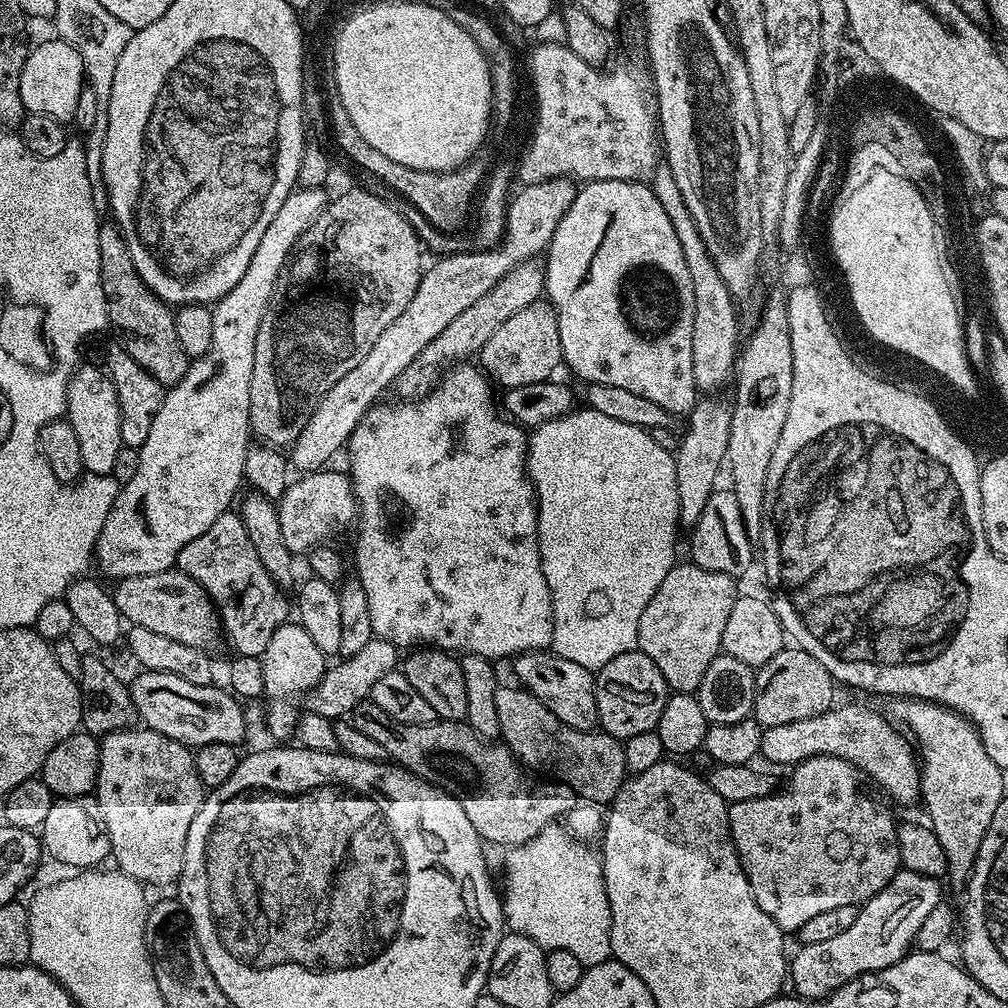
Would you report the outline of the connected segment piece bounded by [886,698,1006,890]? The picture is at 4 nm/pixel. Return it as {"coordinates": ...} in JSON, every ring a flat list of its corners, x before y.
{"coordinates":[[892,698,887,704,887,715,914,737,920,762,920,800,928,811,926,820,945,854,946,880,957,890,963,889,972,876,978,846,982,846,982,838,994,822,994,810,1006,798,1005,773,986,754,976,727,962,714,929,700]]}

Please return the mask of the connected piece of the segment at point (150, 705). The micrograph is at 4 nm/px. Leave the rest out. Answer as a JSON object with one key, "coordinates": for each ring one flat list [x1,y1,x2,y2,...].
{"coordinates":[[141,671,136,681,131,681,134,706,140,715,140,724,154,730,158,734,166,734,166,738,174,738,174,742,182,742,193,749,201,748,210,742,226,742,239,745,244,736,244,712,241,701,223,687,216,688,215,683,206,686,194,686,194,682,186,682,186,678,178,678,178,674,165,672]]}

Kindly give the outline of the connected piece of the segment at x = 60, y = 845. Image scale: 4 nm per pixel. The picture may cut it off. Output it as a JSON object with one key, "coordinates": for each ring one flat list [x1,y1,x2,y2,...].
{"coordinates":[[95,795,66,796,53,799,46,822,38,829,40,842,45,853,48,852,68,870,92,870,105,859,109,859,112,847,106,822,102,822,102,810]]}

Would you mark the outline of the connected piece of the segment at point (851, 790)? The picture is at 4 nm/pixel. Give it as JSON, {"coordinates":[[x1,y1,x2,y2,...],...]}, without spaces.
{"coordinates":[[812,756,810,759,804,760,803,763,795,765,791,772,793,774,784,790,783,788,779,789,775,794,766,798,754,798,728,806,728,829,732,835,740,864,744,867,744,873,750,882,750,890,754,890,754,898,758,902,758,906,762,906,762,910,766,910,766,914,770,914,770,918,774,918,774,922,778,922,778,926,786,934,799,933,800,927,809,918,823,914,825,910,834,910,837,906,865,904,870,898,874,898,874,894,881,892,902,868,898,838,896,837,898,820,892,817,882,805,868,800,860,788,859,769,837,756]]}

